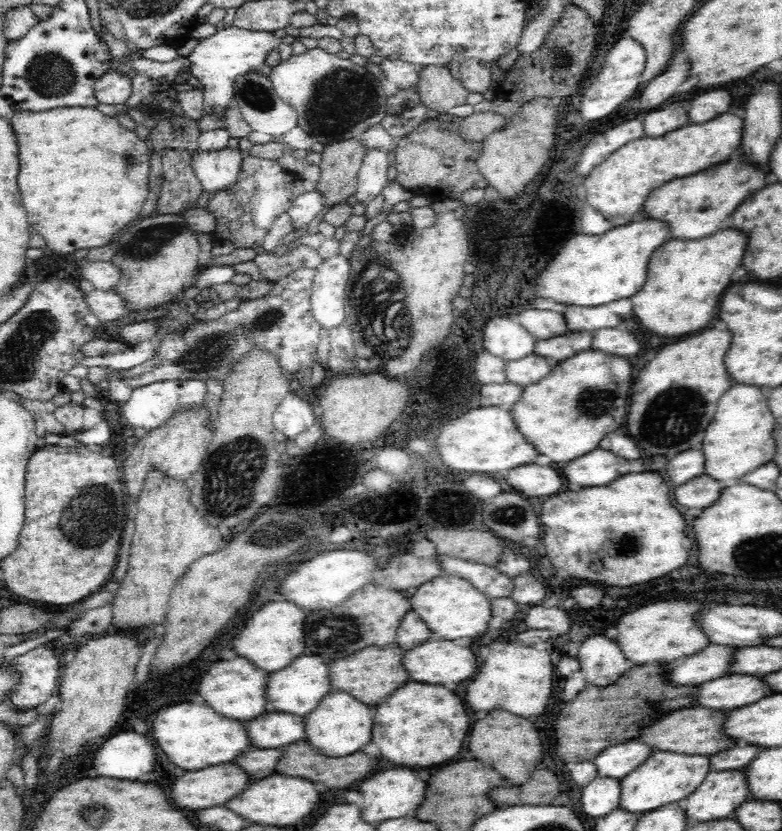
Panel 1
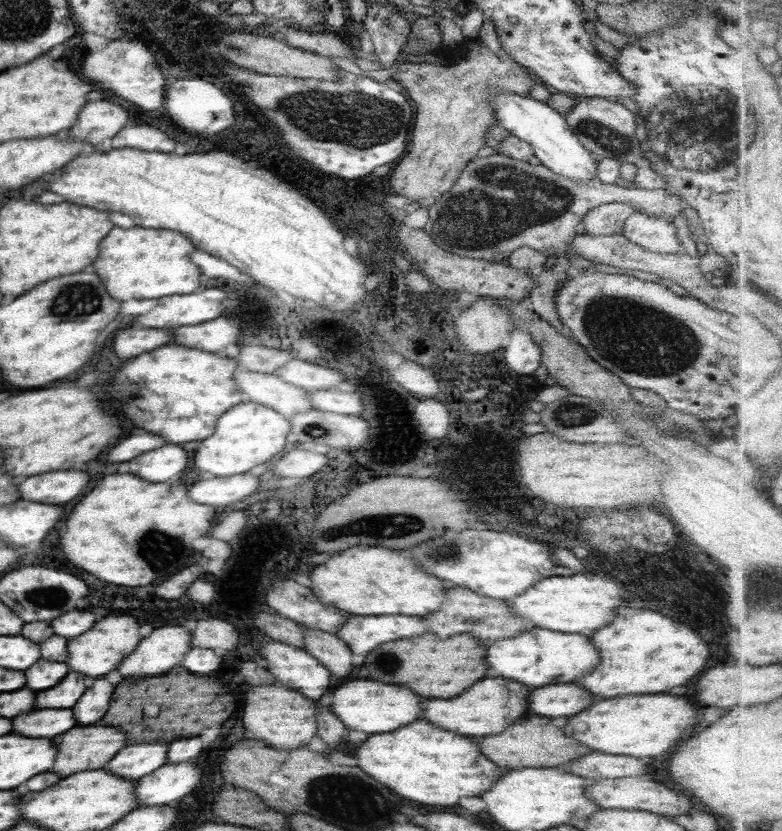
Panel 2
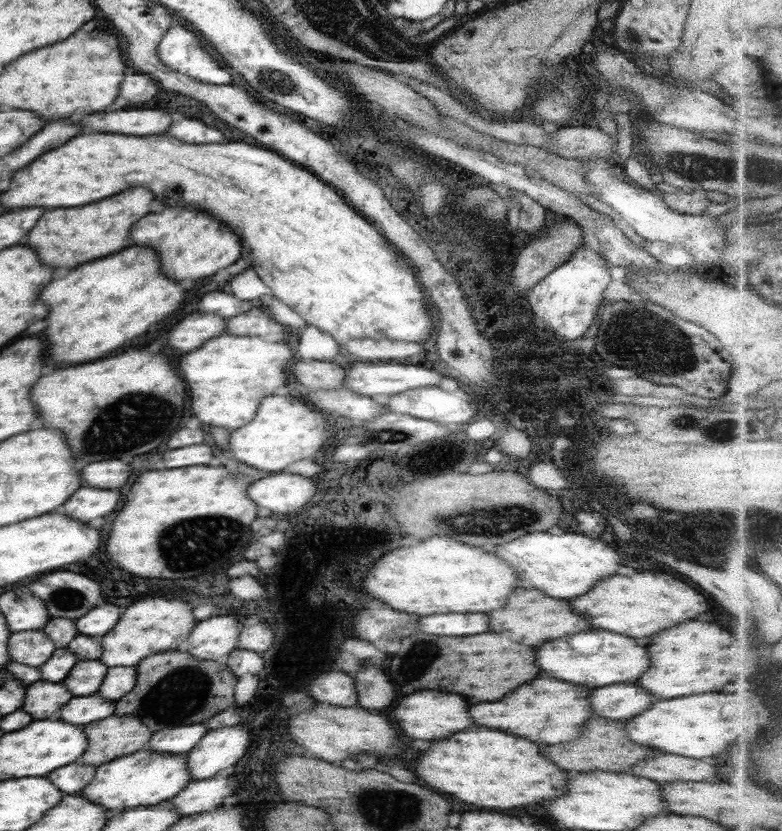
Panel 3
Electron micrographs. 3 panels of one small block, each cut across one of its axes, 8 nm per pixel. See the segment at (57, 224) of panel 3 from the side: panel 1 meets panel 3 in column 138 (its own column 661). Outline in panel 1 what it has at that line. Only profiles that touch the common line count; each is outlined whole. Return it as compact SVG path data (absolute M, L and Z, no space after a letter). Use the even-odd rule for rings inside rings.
M742 148L734 152L732 158L726 162L706 168L698 174L688 178L676 178L658 190L650 193L644 202L642 213L648 218L660 219L670 222L669 238L698 240L706 235L714 234L717 230L728 227L730 214L734 212L756 190L766 186L766 172L750 162L746 162Z

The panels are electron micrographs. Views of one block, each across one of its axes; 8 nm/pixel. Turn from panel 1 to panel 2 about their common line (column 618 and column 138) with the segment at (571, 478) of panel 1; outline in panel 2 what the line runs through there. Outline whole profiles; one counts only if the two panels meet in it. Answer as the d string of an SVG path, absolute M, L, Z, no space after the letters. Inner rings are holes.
M166 444L158 450L130 460L128 464L130 472L150 482L176 482L178 478L182 478L184 468L188 466L188 454L182 446Z

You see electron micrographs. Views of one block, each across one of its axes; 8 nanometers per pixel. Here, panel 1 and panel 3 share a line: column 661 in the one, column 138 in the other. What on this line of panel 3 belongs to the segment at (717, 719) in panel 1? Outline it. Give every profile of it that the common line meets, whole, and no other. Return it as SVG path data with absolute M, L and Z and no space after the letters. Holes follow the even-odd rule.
M134 715L110 716L102 722L84 726L88 748L80 764L100 766L115 758L125 757L146 748L152 730Z

